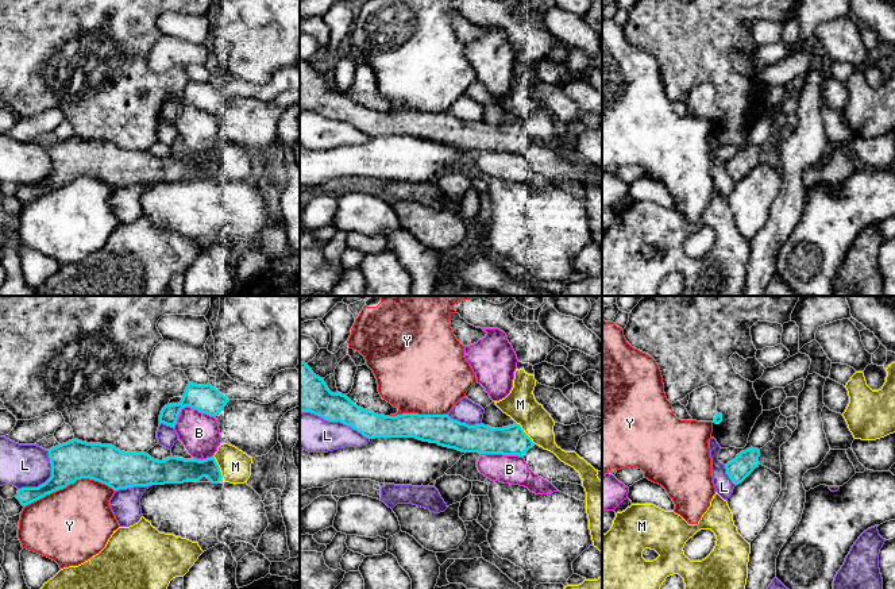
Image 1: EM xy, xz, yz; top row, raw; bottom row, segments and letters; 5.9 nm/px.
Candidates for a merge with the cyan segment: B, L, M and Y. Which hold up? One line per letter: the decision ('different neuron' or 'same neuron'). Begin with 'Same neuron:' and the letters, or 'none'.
Same neuron: none
B: different neuron
L: different neuron
M: different neuron
Y: different neuron

